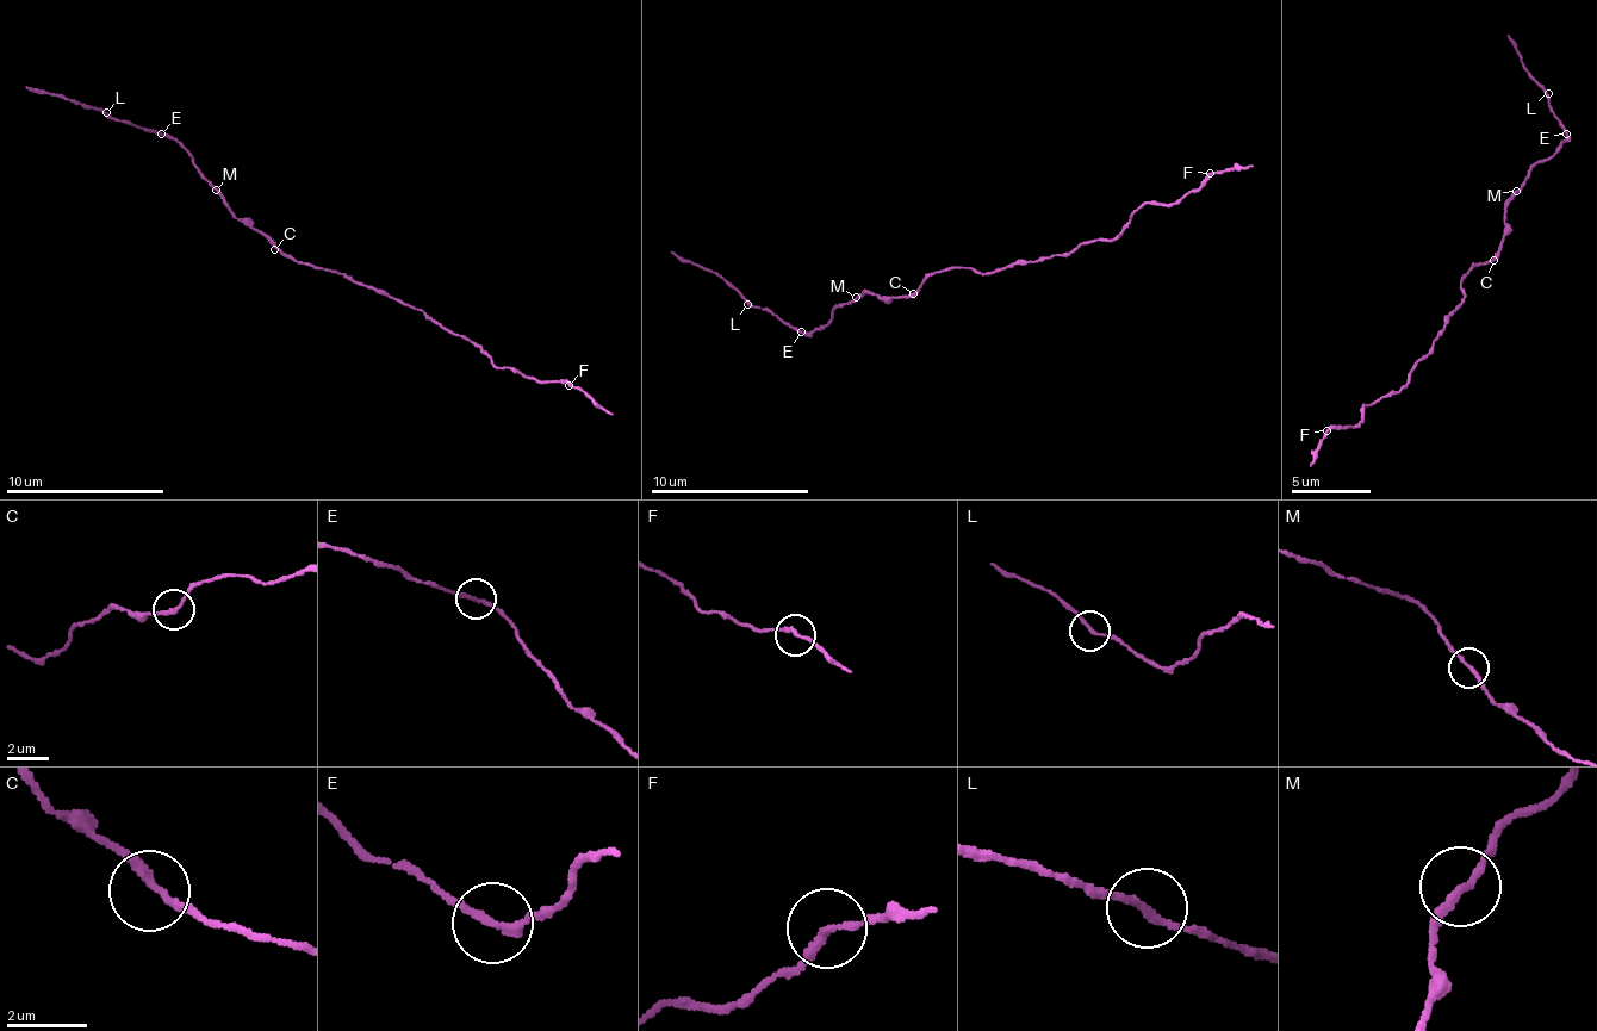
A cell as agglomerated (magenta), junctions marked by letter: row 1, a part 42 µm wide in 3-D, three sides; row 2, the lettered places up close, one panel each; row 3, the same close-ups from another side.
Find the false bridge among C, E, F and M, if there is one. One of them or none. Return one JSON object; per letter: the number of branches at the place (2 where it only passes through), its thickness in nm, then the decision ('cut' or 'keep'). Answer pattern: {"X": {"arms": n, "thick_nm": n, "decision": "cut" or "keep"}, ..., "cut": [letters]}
{"C": {"arms": 2, "thick_nm": 200, "decision": "keep"}, "E": {"arms": 2, "thick_nm": 200, "decision": "cut"}, "F": {"arms": 2, "thick_nm": 200, "decision": "keep"}, "M": {"arms": 2, "thick_nm": 200, "decision": "keep"}, "cut": ["E"]}

